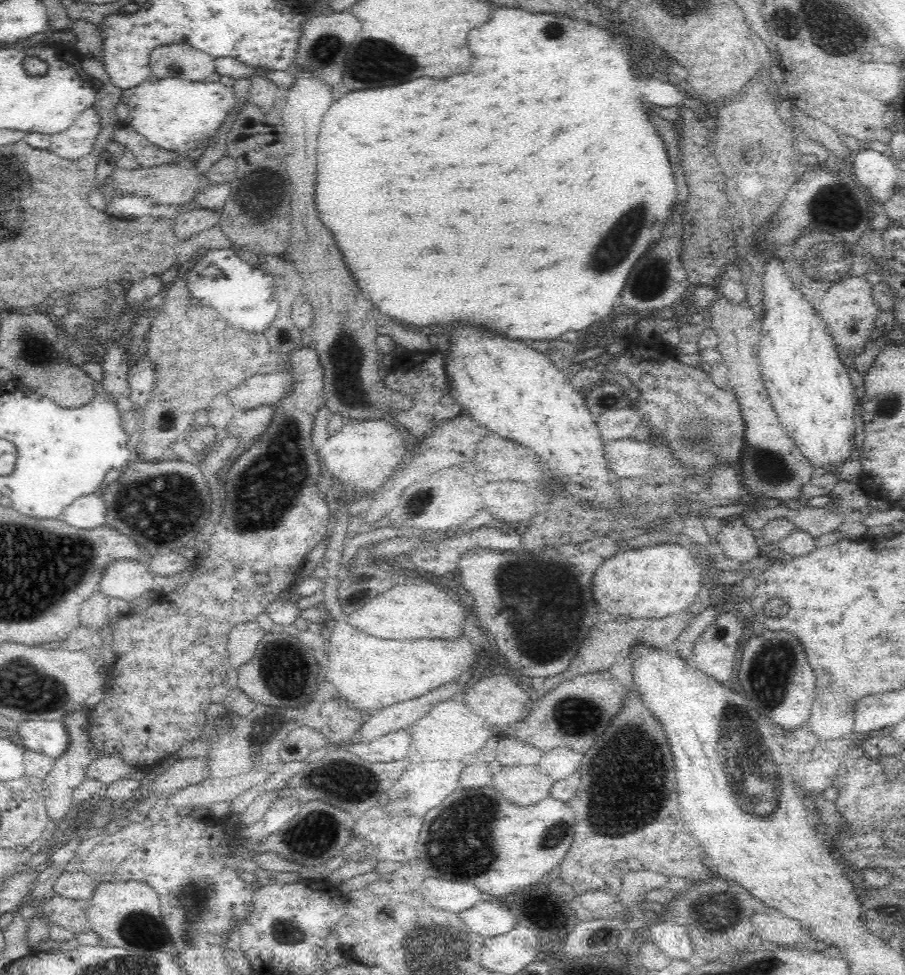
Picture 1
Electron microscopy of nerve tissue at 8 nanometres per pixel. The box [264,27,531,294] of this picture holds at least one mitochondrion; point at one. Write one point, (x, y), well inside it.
(376, 63)

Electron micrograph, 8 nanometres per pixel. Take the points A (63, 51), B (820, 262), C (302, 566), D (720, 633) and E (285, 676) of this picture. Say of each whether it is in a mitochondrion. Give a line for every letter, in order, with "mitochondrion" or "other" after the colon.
A: other
B: mitochondrion
C: other
D: other
E: mitochondrion

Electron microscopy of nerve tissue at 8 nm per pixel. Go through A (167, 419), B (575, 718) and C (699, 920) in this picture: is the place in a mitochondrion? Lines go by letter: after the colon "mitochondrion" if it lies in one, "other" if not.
A: other
B: mitochondrion
C: other

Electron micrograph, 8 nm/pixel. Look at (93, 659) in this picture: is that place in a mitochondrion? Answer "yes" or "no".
no

